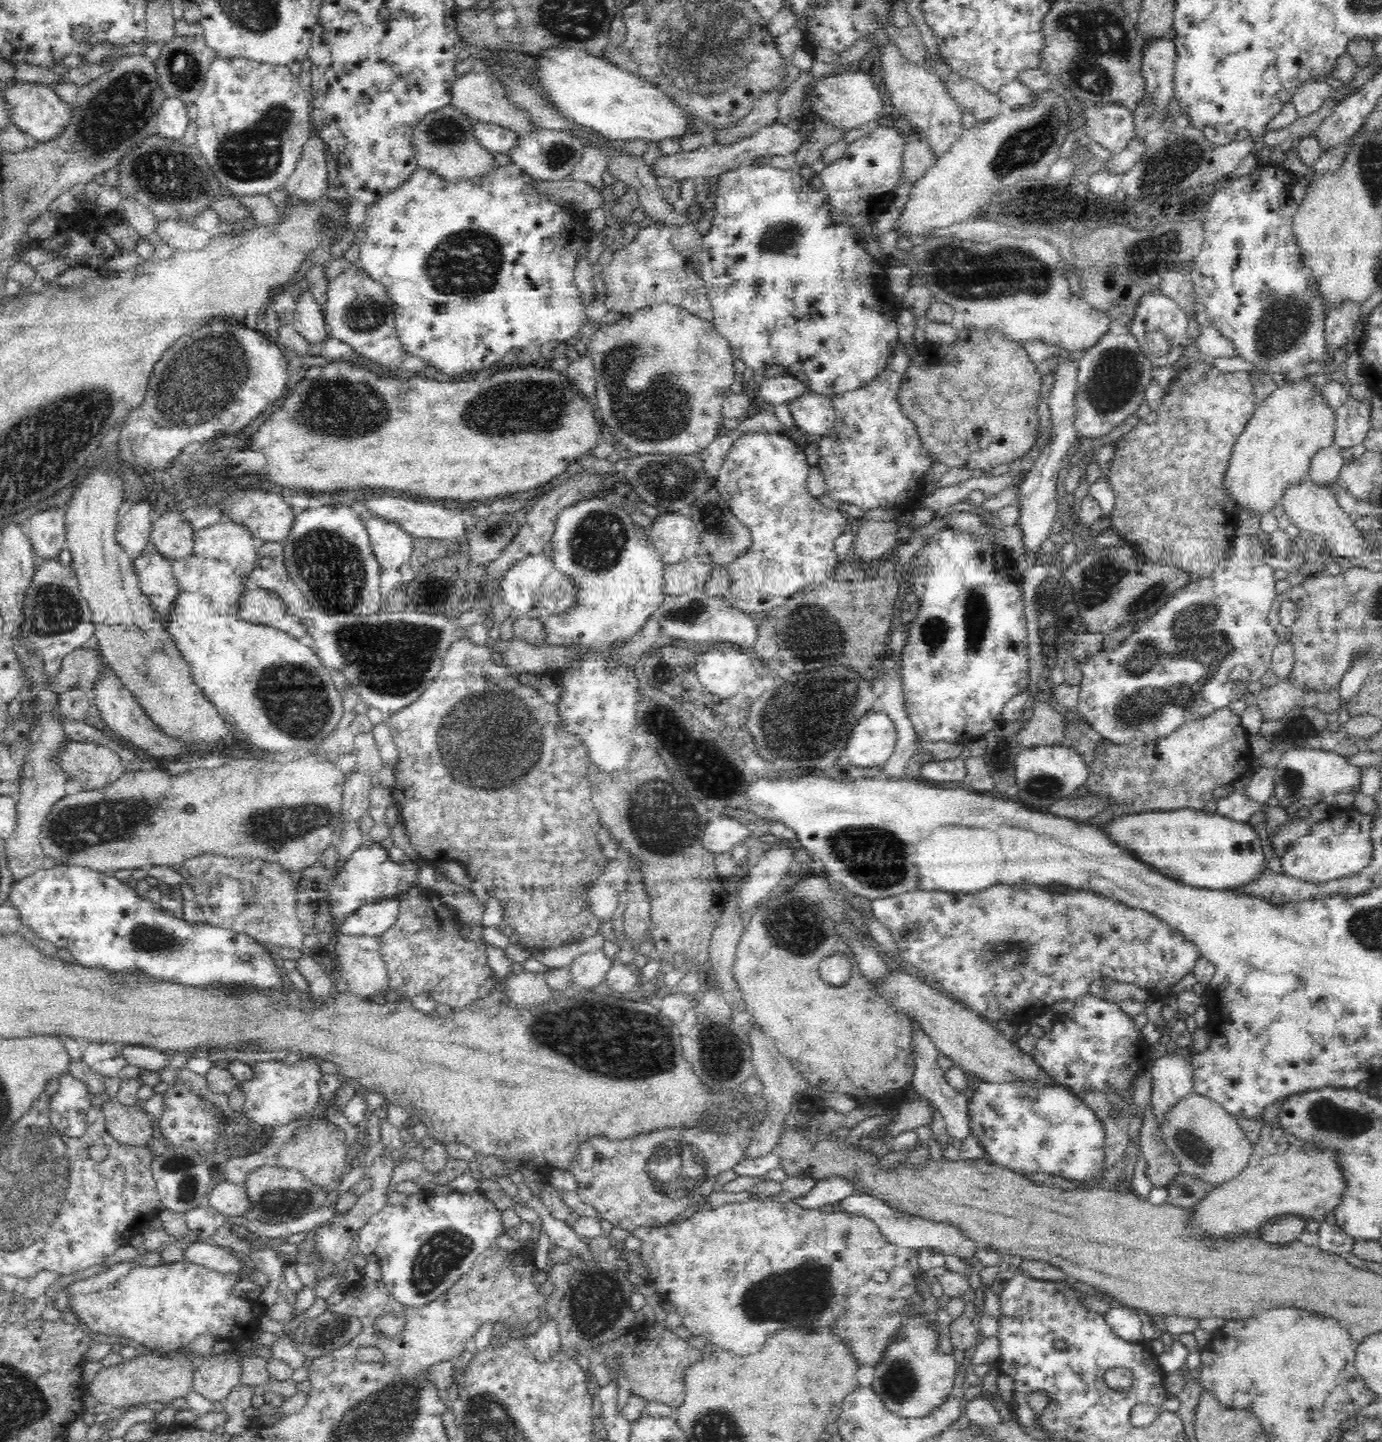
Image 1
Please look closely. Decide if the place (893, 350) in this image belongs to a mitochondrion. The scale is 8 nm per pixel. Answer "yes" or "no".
no

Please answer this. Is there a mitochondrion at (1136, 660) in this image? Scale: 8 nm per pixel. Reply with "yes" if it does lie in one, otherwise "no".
yes

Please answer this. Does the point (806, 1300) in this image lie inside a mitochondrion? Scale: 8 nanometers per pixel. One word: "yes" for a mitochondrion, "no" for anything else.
yes

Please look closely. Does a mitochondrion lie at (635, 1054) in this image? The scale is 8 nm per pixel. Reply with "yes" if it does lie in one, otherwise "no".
yes

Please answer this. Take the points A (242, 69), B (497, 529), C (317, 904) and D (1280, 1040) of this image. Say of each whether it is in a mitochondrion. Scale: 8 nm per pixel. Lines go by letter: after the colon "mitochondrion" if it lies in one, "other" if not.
A: other
B: mitochondrion
C: other
D: other

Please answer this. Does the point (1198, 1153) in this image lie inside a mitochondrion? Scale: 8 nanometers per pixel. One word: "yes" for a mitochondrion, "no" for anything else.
yes

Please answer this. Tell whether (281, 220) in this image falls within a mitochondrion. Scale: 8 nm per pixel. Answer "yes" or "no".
no

